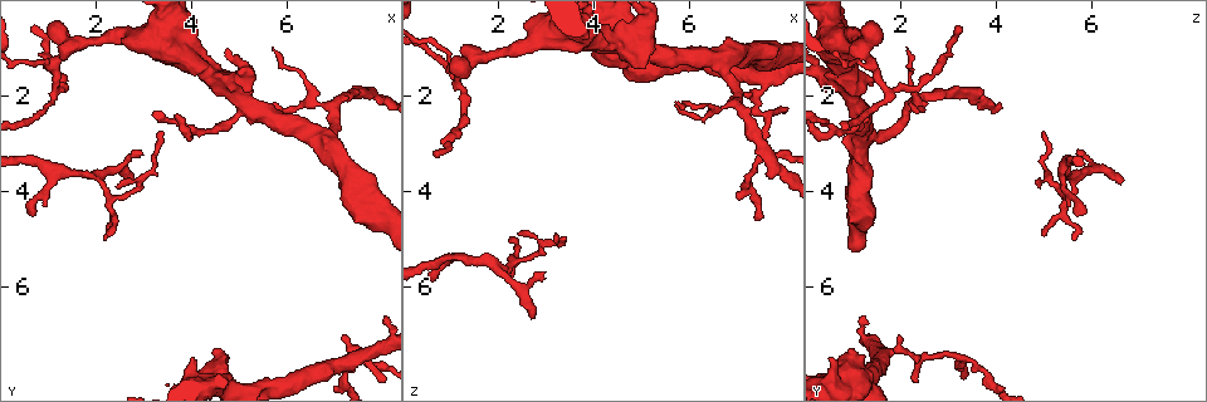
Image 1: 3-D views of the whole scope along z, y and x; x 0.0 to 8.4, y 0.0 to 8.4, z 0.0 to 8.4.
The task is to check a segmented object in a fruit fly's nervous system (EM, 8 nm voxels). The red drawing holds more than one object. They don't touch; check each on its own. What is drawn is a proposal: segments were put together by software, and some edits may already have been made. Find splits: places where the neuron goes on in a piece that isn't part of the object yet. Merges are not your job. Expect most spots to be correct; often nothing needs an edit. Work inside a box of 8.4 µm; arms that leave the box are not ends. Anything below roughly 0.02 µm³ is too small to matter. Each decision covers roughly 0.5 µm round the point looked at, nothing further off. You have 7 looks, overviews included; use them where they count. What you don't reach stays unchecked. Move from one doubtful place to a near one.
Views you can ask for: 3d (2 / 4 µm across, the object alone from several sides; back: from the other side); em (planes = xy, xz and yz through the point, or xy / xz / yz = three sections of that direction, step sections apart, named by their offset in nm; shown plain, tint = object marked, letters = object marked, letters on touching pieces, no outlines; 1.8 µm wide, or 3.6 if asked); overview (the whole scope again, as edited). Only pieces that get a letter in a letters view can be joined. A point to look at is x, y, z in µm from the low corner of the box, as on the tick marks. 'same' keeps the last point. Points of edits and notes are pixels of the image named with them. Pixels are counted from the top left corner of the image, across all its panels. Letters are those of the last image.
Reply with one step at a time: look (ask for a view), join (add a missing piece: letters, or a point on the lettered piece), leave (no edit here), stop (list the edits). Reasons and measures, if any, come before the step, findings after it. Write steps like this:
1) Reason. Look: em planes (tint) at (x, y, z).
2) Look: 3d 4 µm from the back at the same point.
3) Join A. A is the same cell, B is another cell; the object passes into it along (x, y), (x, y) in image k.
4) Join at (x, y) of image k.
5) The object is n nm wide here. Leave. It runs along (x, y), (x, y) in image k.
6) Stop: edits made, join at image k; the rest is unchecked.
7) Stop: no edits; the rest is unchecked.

Free end. Look: 3d 4 µm at (2.70, 3.80, 6.70).

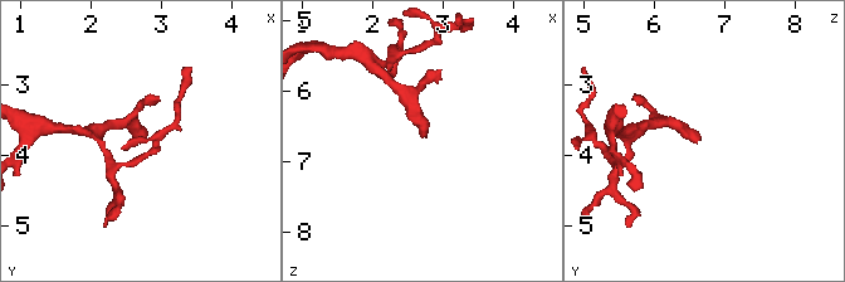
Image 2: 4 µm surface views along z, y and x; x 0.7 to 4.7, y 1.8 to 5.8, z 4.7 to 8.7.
Need the tissue. Look: em xy step 4 (letters) at (2.75, 3.75, 6.65).

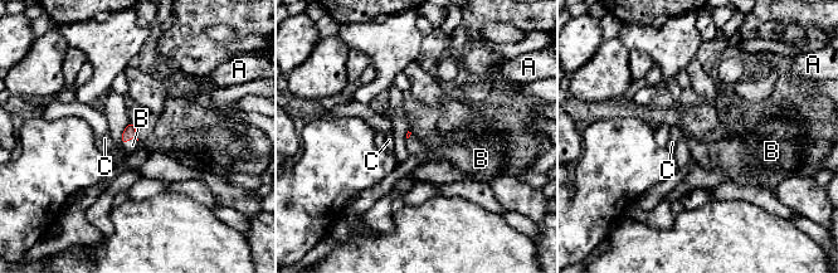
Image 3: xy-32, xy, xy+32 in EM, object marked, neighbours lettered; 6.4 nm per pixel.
Join B. B is the same cell, A and C are other cells; the object passes into it along (130, 131), (130, 137), (132, 145) in image 3; the neuron continues.

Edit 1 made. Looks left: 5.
An open end. Look: 3d 2 µm at (0.65, 4.45, 5.85).

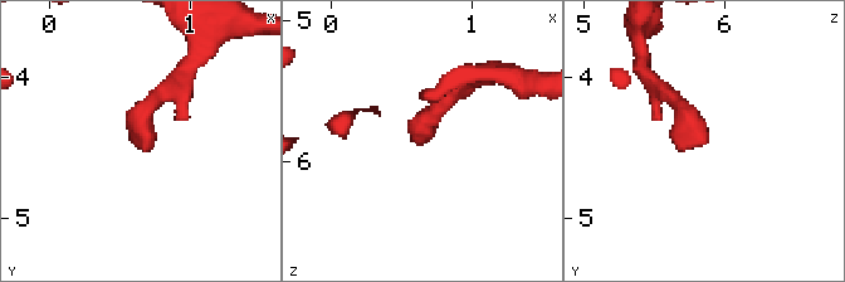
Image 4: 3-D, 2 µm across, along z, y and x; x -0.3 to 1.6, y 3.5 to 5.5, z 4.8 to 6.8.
Look: em yz step 4 (letters) at (0.60, 4.44, 5.86).

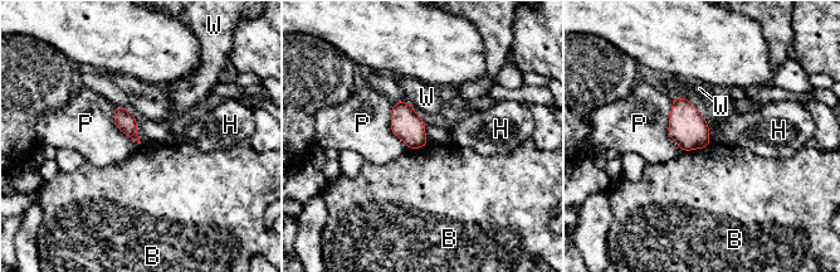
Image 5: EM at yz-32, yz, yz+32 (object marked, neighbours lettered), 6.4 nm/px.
Leave. B, H, P and W are other cells; none of them fits.

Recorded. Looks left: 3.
Branch point. Look: 3d 4 µm at (1.50, 0.95, 1.20).

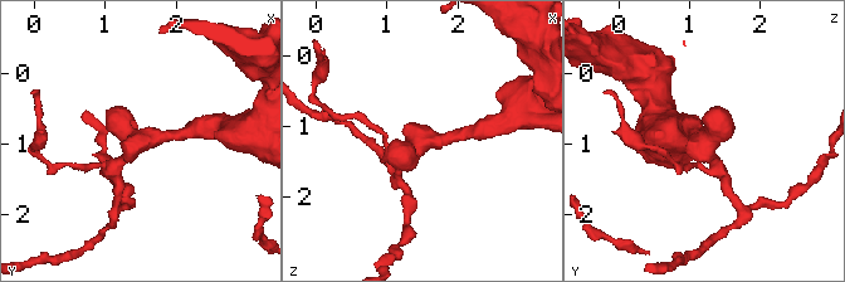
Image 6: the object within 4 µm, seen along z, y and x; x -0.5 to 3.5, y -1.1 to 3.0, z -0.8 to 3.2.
Now the EM. Look: em yz step 4 (tint) at (1.50, 1.00, 1.25).

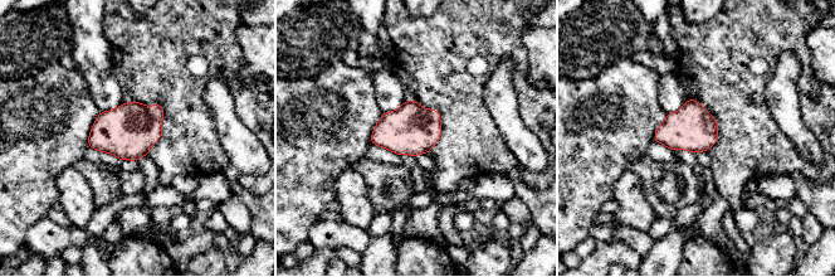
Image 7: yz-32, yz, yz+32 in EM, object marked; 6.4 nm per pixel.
Another direction. Look: em planes (letters) at the same point.

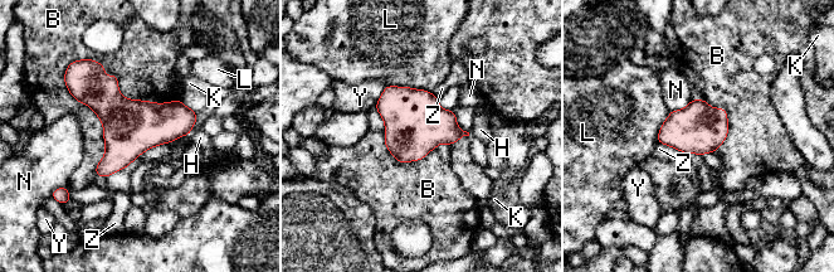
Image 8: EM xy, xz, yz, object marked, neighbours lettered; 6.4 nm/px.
The object is 320 nm wide here. Leave. B, H, K, L, N, Y and Z are other cells; a border runs along (700, 98), (726, 112), (716, 151) in image 8; no lettered piece goes on from it.

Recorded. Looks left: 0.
Stop: edits made, join at image 3; the rest is unchecked.

